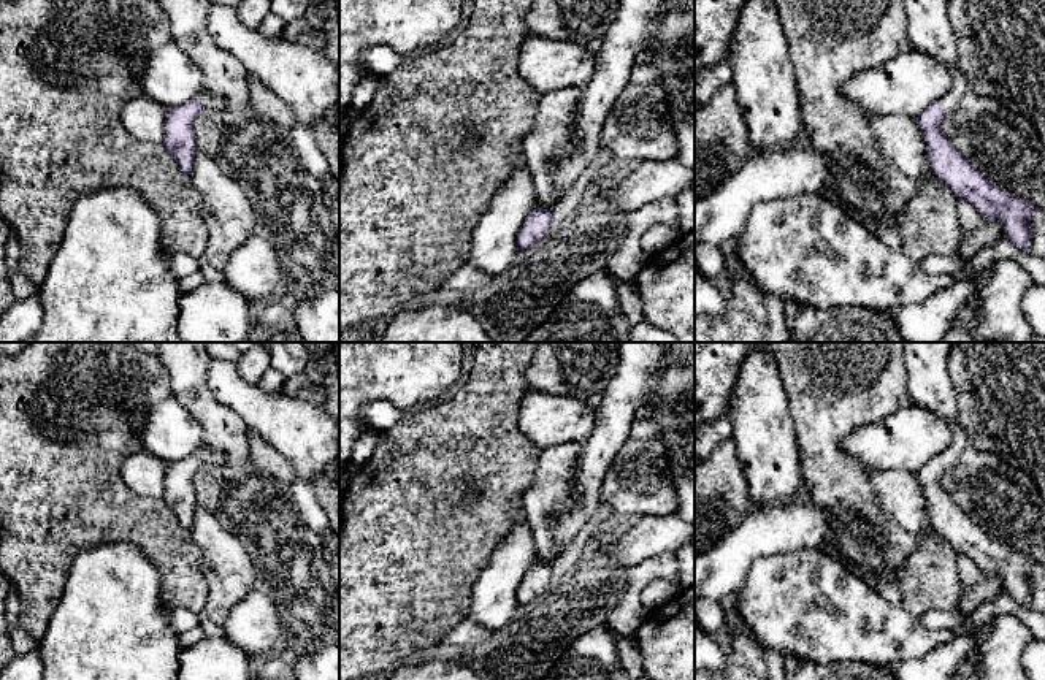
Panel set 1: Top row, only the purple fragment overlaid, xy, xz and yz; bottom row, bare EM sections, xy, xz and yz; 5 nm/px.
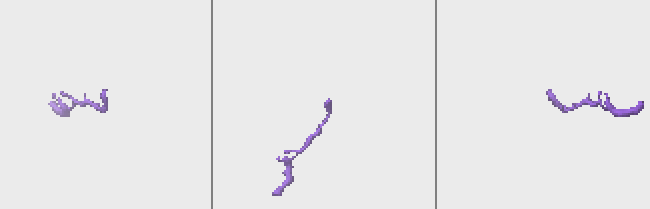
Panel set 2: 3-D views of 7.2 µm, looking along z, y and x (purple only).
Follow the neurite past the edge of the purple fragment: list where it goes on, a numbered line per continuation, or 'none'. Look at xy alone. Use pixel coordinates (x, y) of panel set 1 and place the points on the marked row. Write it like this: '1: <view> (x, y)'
1: xy (225, 81)

